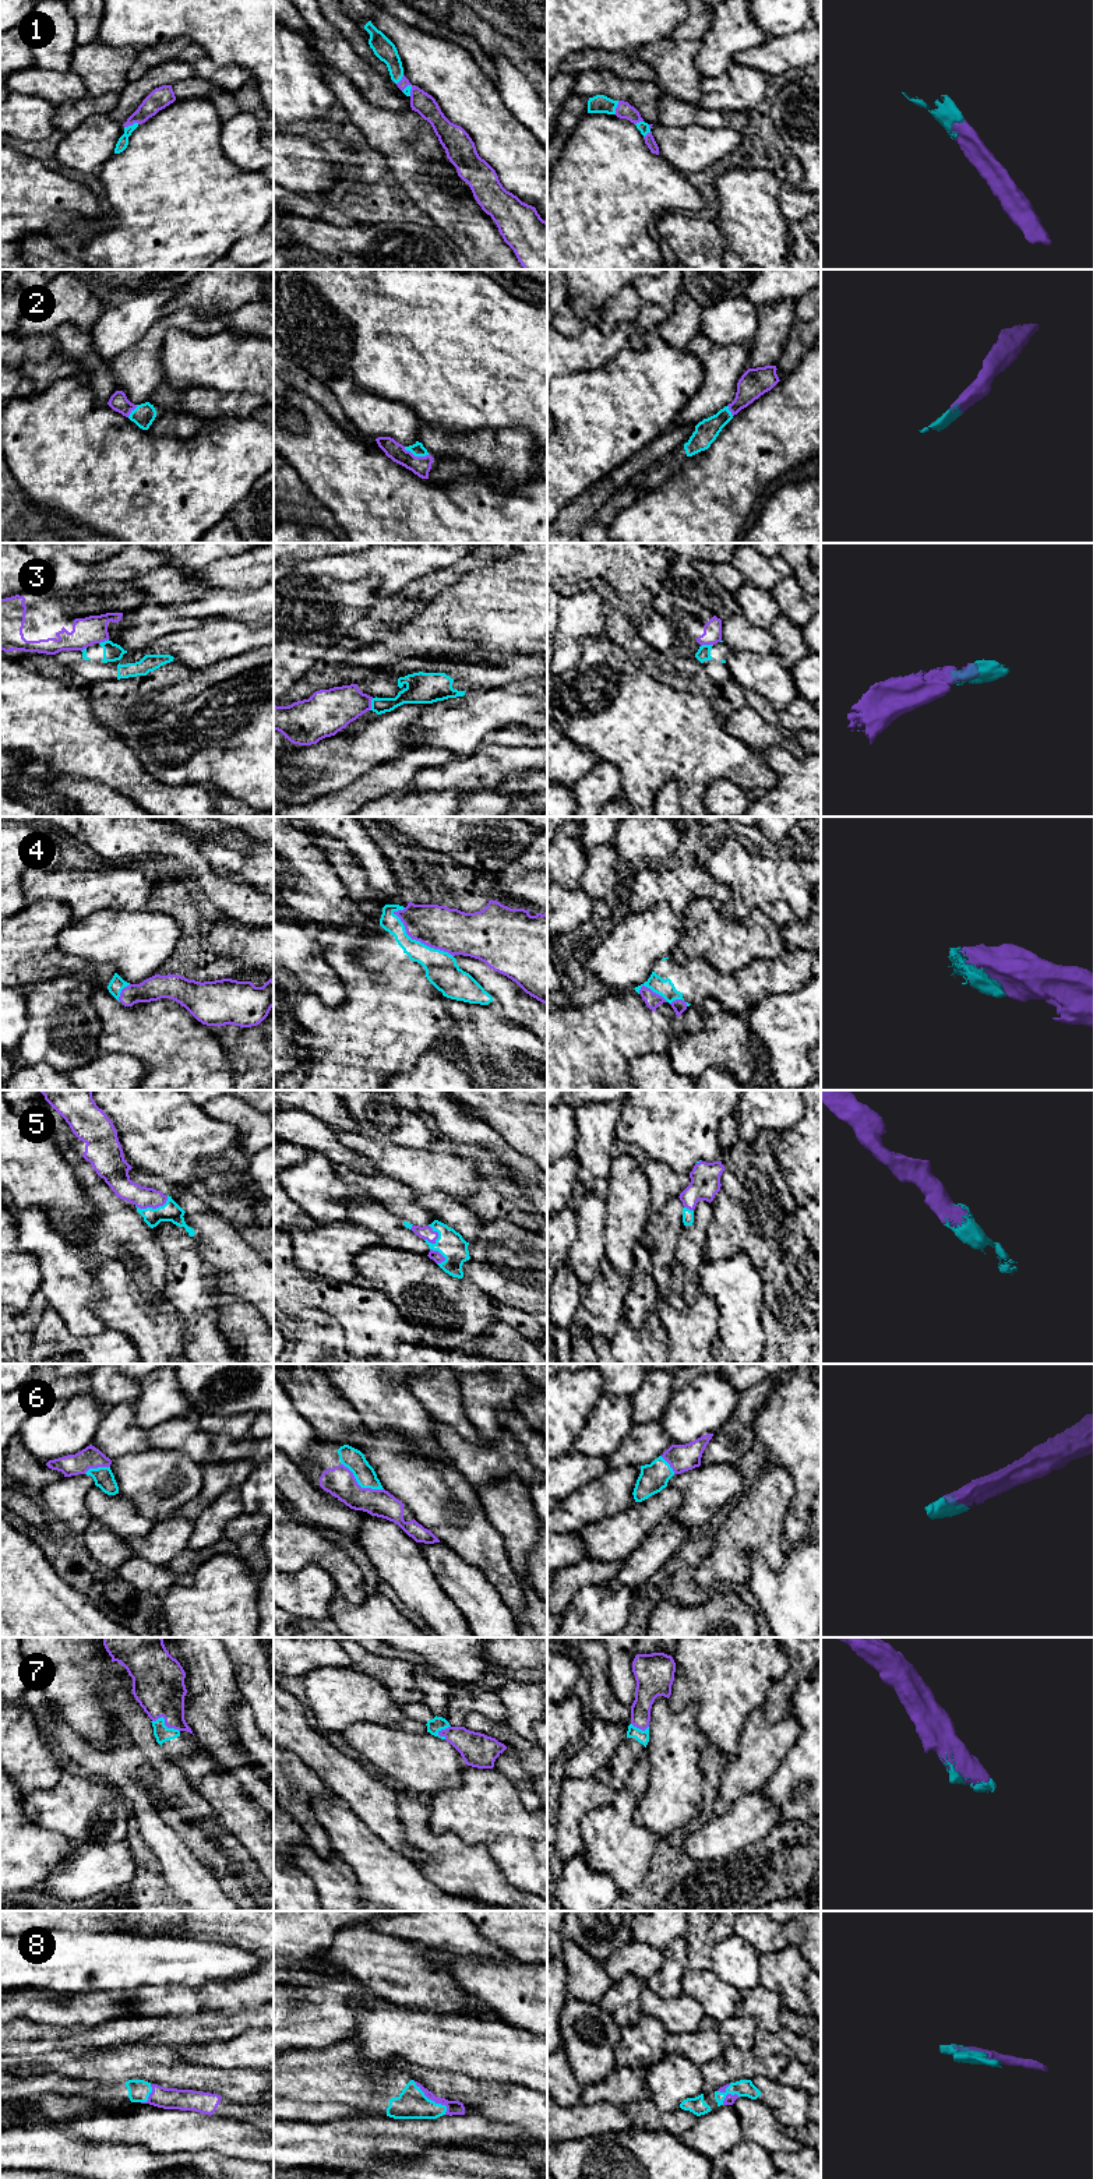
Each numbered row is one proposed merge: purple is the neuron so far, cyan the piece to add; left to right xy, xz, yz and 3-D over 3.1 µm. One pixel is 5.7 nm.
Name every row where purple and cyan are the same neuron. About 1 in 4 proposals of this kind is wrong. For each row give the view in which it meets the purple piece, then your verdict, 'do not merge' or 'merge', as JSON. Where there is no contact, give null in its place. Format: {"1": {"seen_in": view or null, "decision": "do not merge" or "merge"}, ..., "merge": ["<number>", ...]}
{"1": {"seen_in": "xy", "decision": "merge"}, "2": {"seen_in": "xz", "decision": "merge"}, "3": {"seen_in": "xz", "decision": "do not merge"}, "4": {"seen_in": "xz", "decision": "merge"}, "5": {"seen_in": "xy", "decision": "merge"}, "6": {"seen_in": "xz", "decision": "merge"}, "7": {"seen_in": "xy", "decision": "merge"}, "8": {"seen_in": "xz", "decision": "merge"}, "merge": ["1", "2", "4", "5", "6", "7", "8"]}

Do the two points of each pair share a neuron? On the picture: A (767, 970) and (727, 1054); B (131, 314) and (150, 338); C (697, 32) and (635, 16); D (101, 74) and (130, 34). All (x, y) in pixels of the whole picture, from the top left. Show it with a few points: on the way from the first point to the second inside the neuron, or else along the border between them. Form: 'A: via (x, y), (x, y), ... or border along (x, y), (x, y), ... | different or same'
A: border along (716, 1000), (725, 1009), (744, 1018) | different
B: border along (164, 314), (137, 341), (119, 353) | different
C: border along (688, 14), (670, 36) | different
D: border along (97, 39), (110, 46), (133, 46), (137, 50) | different

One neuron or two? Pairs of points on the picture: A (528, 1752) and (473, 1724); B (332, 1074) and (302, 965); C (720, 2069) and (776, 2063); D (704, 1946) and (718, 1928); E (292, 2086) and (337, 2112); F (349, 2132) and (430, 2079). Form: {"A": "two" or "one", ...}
{"A": "one", "B": "two", "C": "one", "D": "two", "E": "one", "F": "two"}

